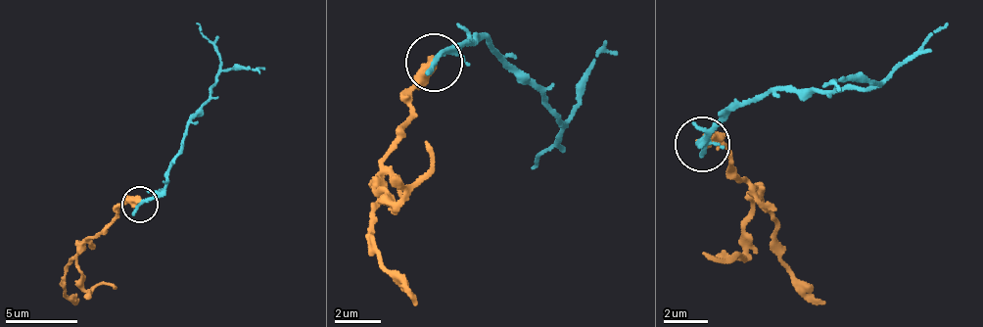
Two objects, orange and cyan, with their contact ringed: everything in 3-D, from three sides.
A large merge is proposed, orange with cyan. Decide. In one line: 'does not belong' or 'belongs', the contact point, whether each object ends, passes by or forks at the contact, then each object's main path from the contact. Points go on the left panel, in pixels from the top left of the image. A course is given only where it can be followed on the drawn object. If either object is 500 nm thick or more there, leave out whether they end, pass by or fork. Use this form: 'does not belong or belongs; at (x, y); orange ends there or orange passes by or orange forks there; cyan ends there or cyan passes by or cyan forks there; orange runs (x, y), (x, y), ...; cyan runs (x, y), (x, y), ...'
does not belong; at (140, 204); orange ends there; cyan ends there; orange runs (138, 203), (117, 210), (105, 233), (88, 240), (66, 267), (64, 295), (77, 301); cyan runs (138, 203), (163, 186), (181, 150), (192, 115), (220, 71), (258, 73)

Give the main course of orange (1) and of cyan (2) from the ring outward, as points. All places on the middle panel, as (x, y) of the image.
1: (432, 63), (408, 101), (401, 133), (384, 166), (369, 228), (377, 246), (381, 269), (415, 304)
2: (432, 63), (465, 41), (489, 42), (510, 70), (565, 121), (604, 38)

